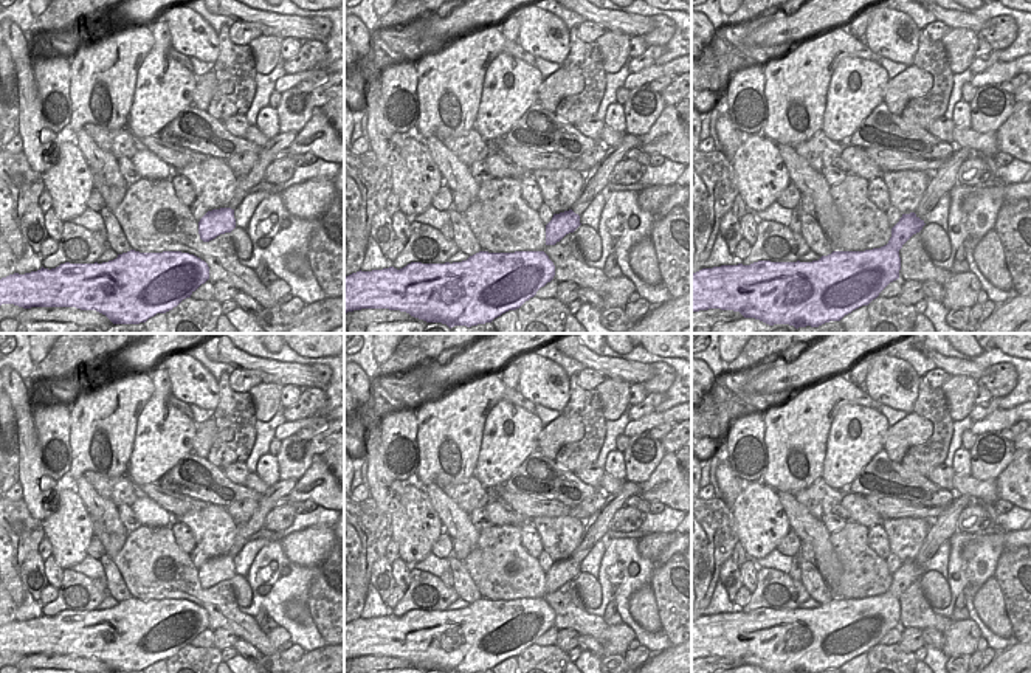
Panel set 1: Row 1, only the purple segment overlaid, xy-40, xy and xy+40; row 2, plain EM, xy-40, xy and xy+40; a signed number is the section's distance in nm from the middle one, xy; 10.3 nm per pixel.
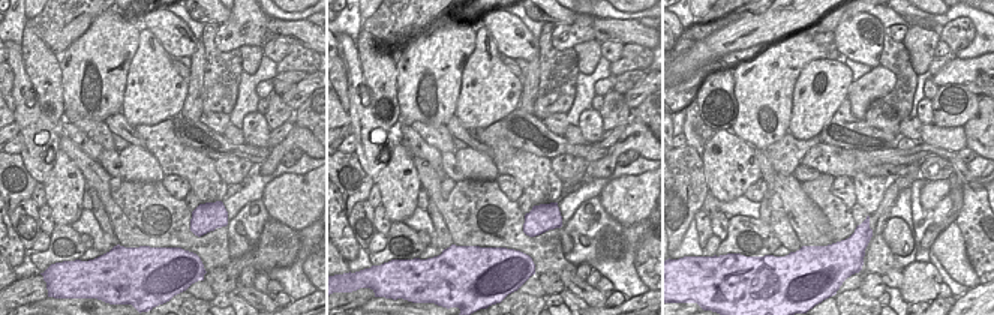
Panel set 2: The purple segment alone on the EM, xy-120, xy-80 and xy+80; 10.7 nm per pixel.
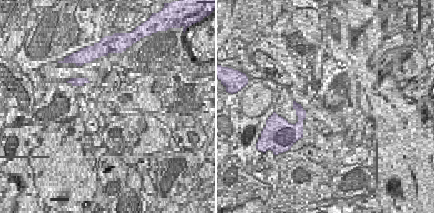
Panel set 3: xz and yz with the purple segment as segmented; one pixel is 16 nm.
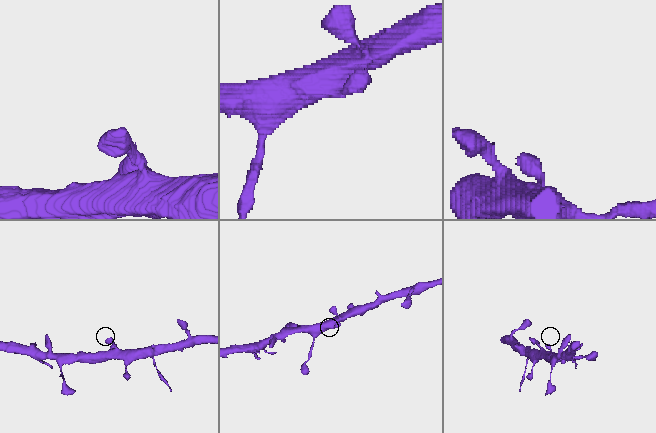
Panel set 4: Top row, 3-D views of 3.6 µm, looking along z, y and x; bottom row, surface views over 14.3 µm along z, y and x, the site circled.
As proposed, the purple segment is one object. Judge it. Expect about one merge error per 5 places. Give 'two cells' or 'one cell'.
one cell

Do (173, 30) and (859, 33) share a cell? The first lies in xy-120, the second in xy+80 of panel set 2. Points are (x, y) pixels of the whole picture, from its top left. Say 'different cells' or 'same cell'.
same cell

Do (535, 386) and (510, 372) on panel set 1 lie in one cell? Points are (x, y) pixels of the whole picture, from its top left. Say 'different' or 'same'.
different

